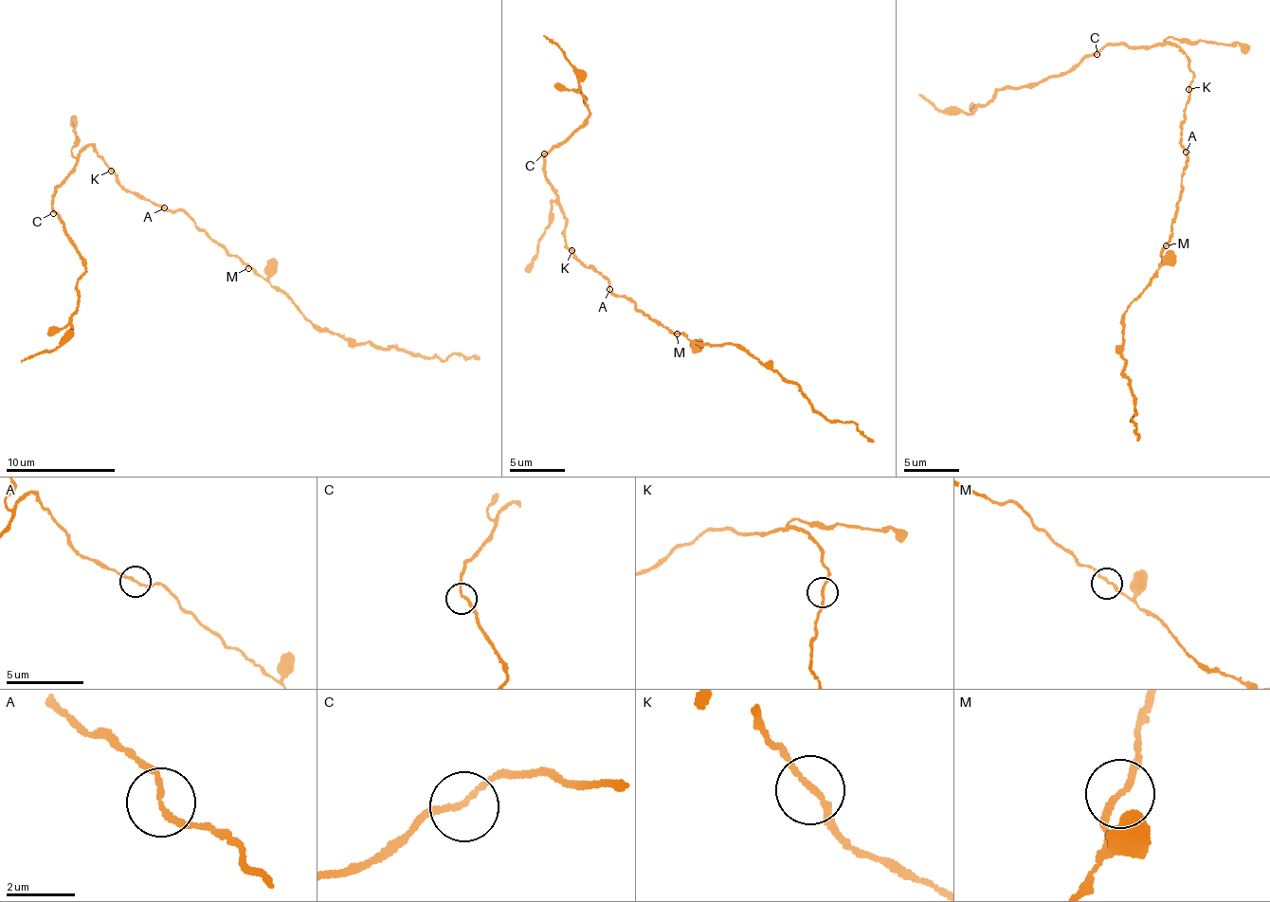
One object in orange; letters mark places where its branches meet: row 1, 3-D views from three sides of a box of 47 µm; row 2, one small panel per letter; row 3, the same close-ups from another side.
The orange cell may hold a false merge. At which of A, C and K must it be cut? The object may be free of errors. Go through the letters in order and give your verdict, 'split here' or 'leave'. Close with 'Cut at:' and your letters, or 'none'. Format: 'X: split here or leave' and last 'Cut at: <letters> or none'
A: leave
C: leave
K: leave
Cut at: none

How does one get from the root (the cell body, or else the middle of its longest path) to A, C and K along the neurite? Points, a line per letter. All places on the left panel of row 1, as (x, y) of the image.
A: (143, 200), (164, 207)
C: (143, 200), (127, 189), (117, 178), (103, 156), (88, 145), (54, 194), (53, 213)
K: (143, 200), (127, 189), (111, 171)

